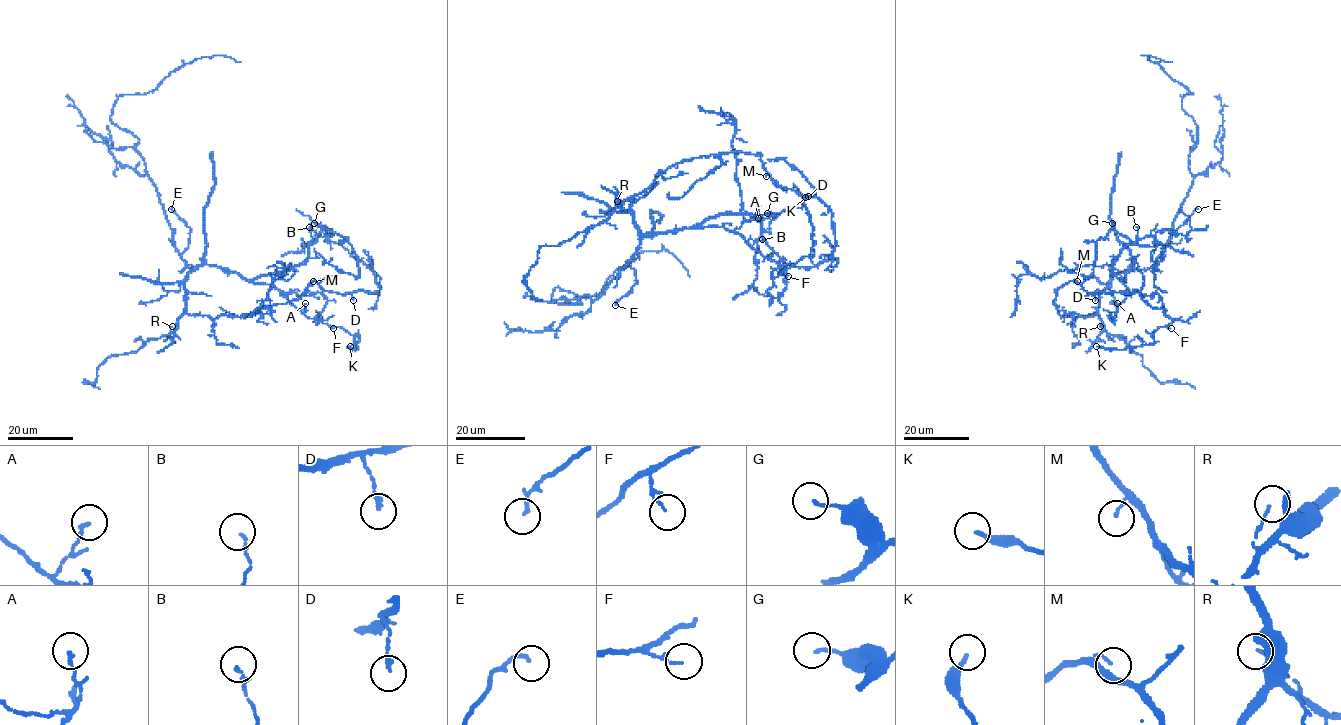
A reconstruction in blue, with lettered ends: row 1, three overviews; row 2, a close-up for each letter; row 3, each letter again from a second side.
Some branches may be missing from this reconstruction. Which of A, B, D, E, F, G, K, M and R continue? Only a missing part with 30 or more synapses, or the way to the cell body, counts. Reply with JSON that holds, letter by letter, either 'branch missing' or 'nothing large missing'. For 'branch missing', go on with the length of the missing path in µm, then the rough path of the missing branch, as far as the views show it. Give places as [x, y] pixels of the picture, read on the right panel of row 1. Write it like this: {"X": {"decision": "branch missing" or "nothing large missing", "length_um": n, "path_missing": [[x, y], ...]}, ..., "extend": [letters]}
{"A": {"decision": "nothing large missing"}, "B": {"decision": "nothing large missing"}, "D": {"decision": "nothing large missing"}, "E": {"decision": "nothing large missing"}, "F": {"decision": "nothing large missing"}, "G": {"decision": "nothing large missing"}, "K": {"decision": "nothing large missing"}, "M": {"decision": "nothing large missing"}, "R": {"decision": "nothing large missing"}, "extend": []}

